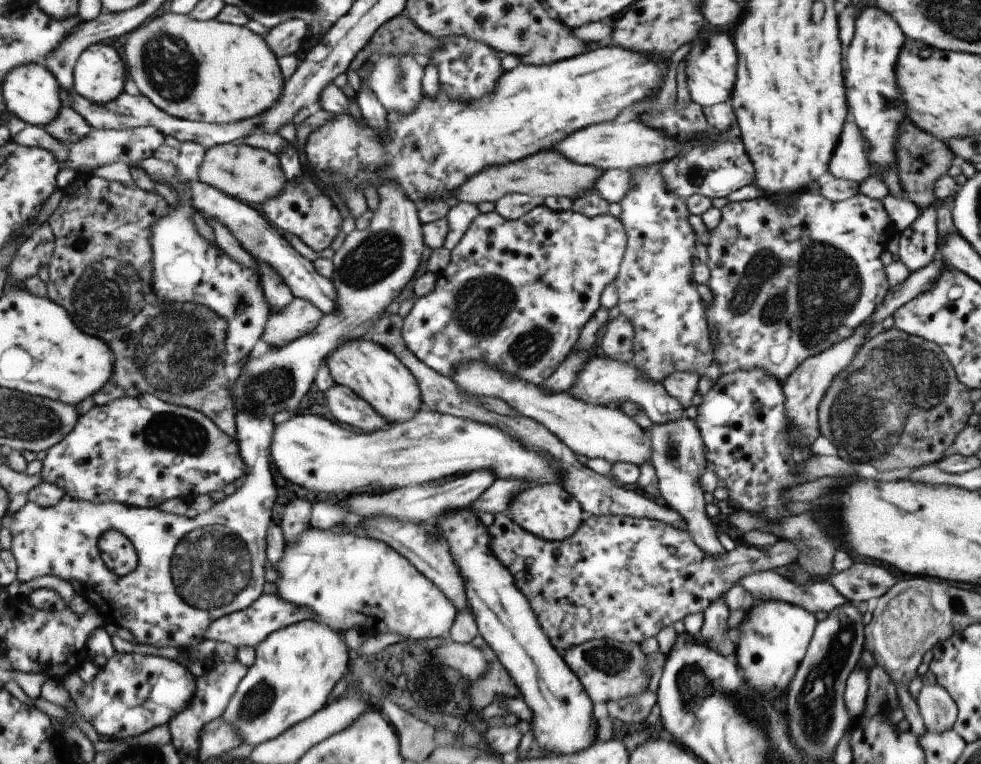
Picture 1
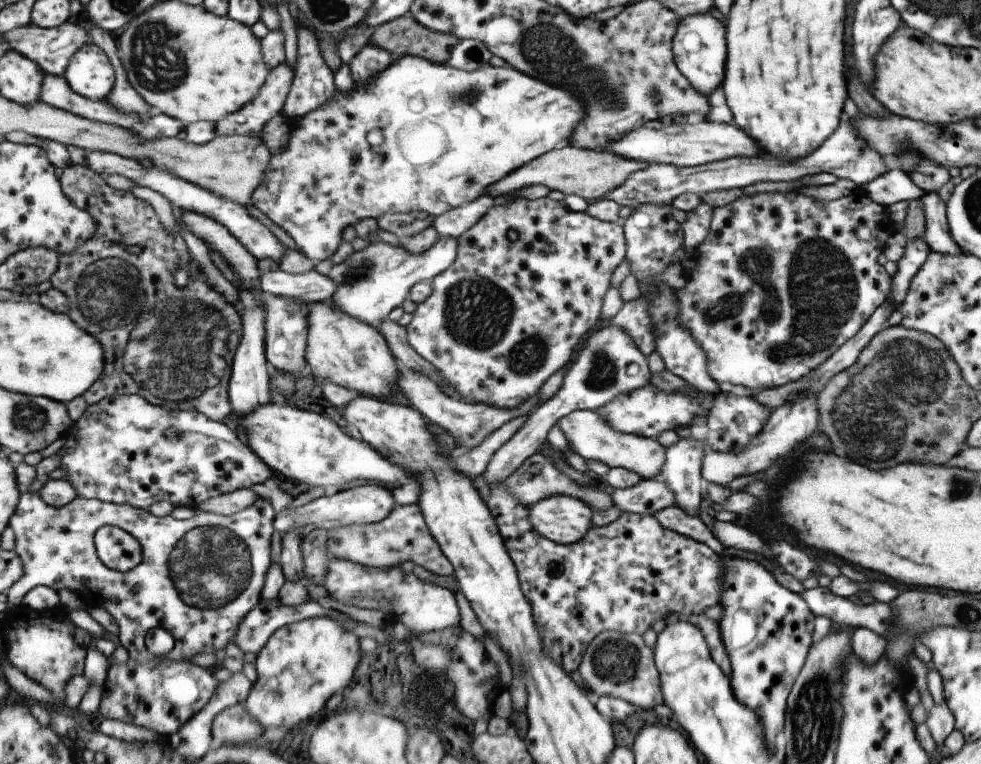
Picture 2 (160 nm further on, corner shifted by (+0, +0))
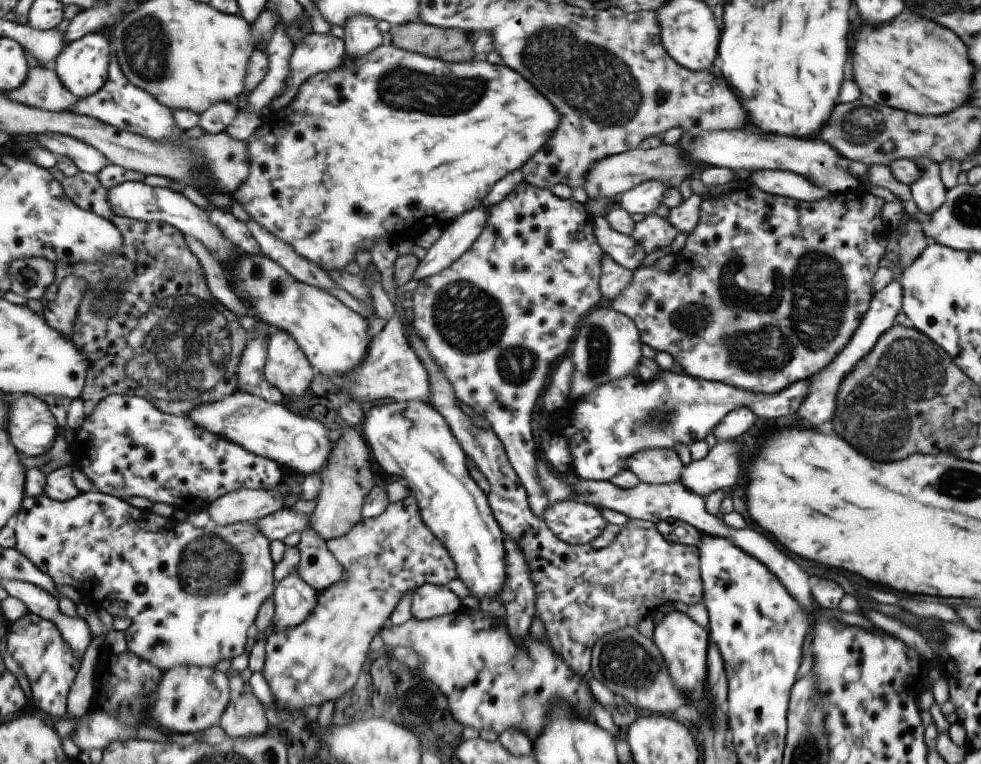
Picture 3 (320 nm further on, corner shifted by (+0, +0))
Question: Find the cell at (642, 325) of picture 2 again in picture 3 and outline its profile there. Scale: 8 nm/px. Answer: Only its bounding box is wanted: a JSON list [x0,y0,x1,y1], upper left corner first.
[608,181,888,394]

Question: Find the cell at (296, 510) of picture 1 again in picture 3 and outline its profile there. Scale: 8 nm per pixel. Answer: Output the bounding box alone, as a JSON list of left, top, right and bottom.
[275,570,319,631]

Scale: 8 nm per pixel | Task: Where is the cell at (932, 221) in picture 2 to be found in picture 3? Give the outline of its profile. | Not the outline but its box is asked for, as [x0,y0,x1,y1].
[908,158,946,216]

